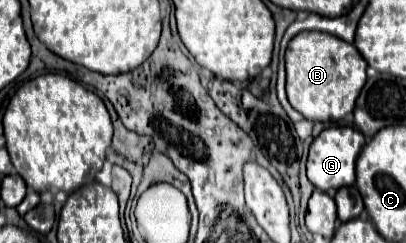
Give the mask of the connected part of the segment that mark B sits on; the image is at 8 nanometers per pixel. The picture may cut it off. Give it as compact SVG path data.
M303 31L291 39L287 53L285 53L285 69L287 69L287 97L289 103L311 121L339 121L347 113L353 111L355 99L359 97L365 81L367 81L367 61L361 57L355 45L349 45L347 41L333 37L329 33L317 33L317 31Z

